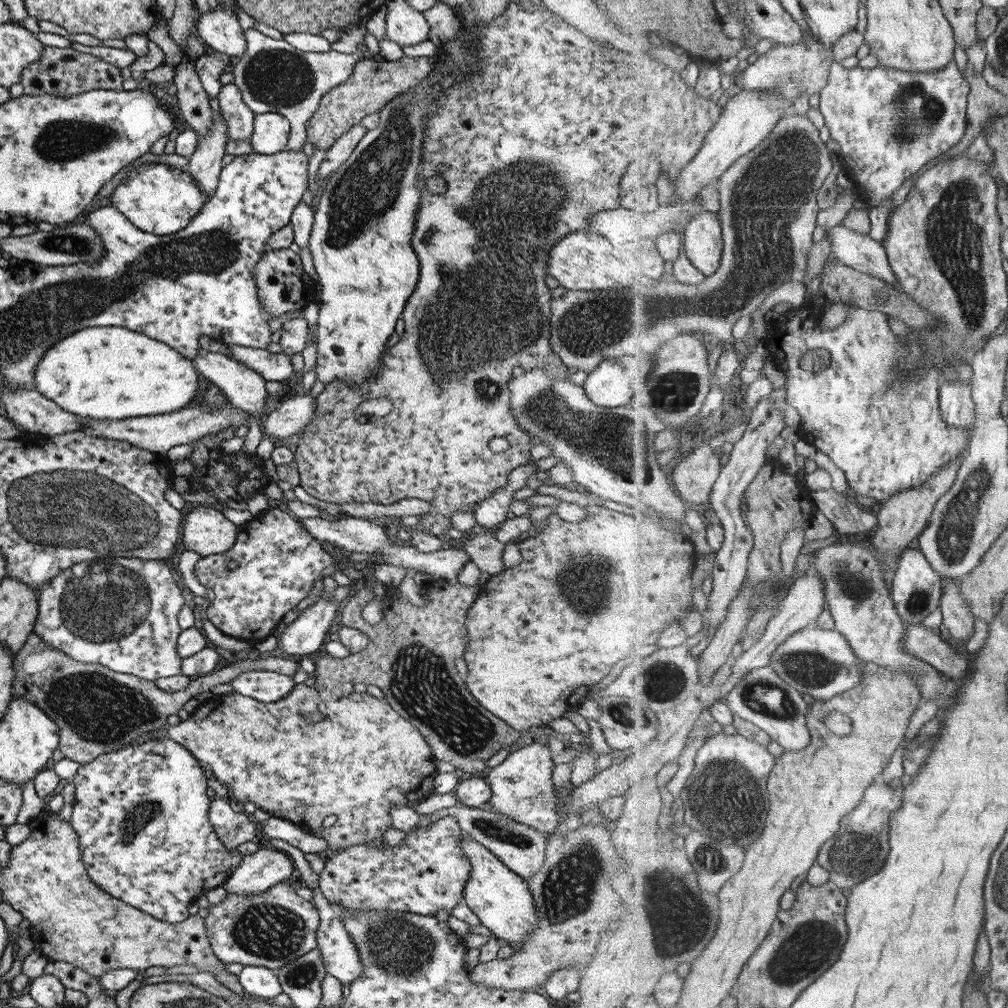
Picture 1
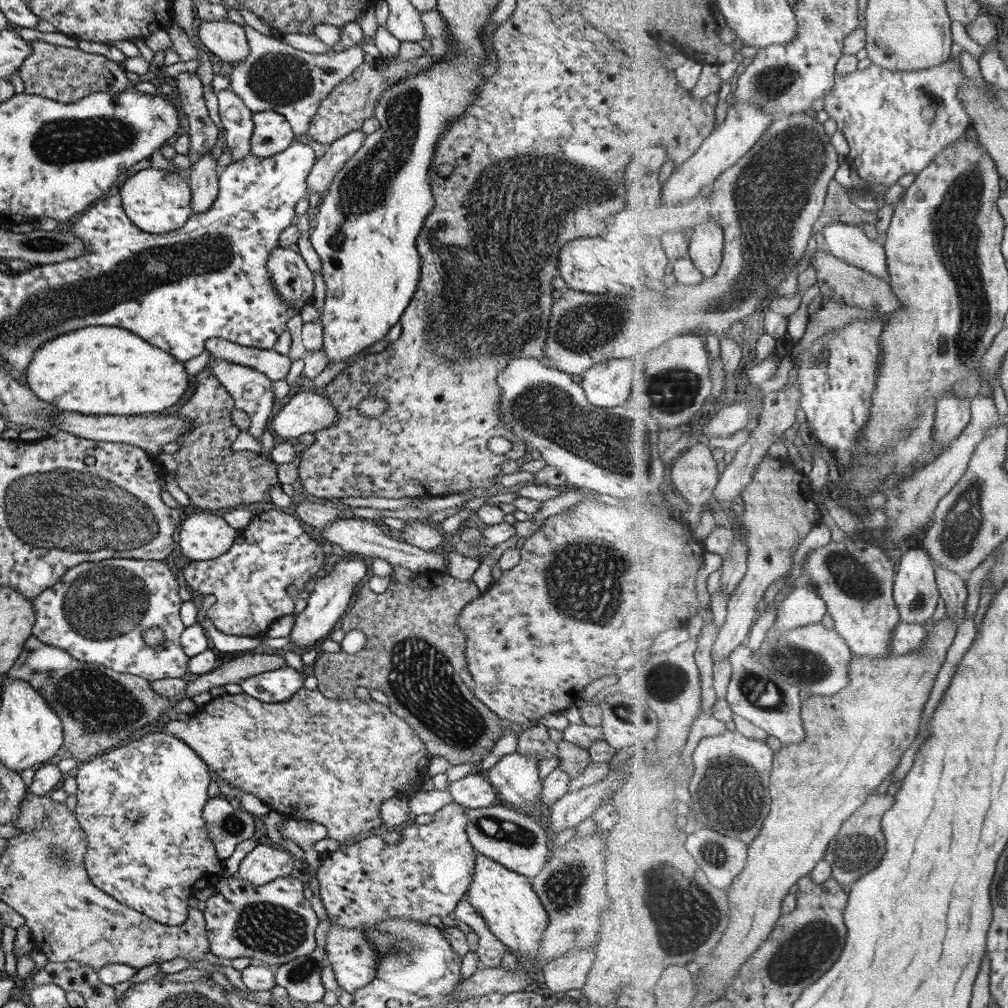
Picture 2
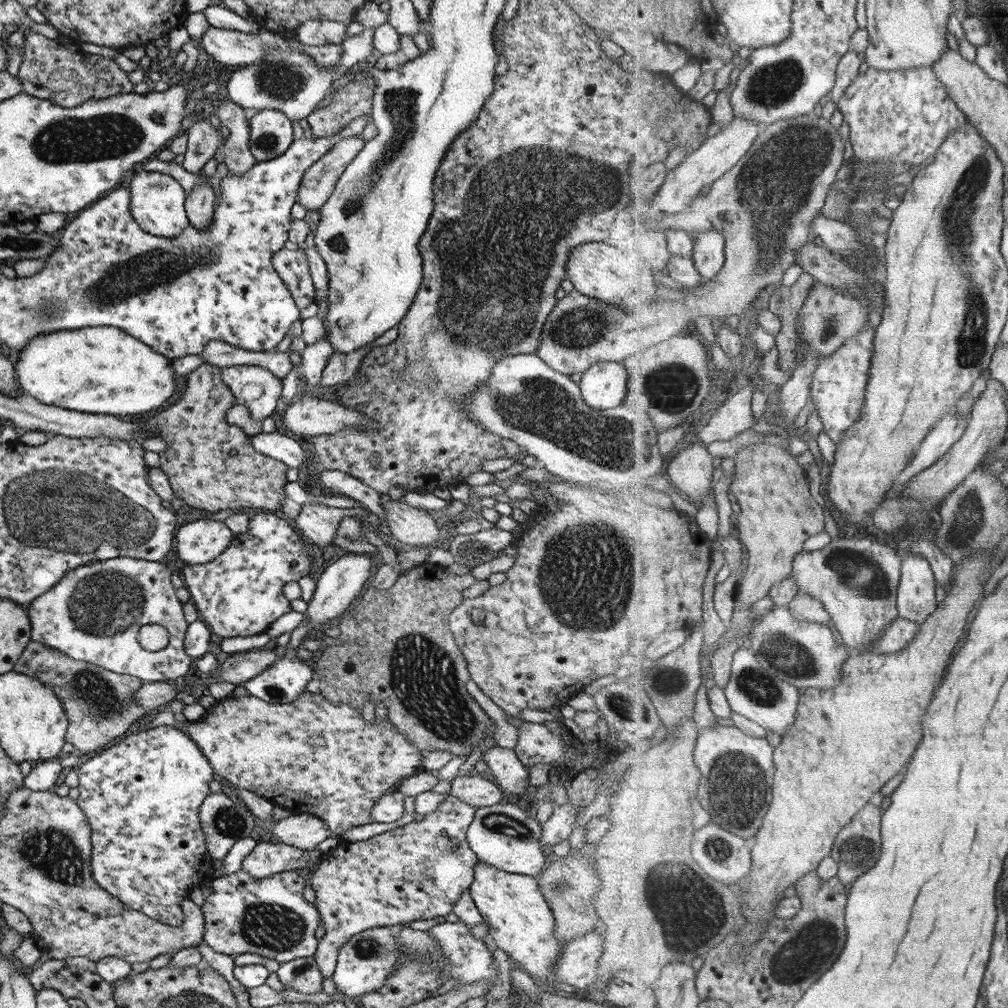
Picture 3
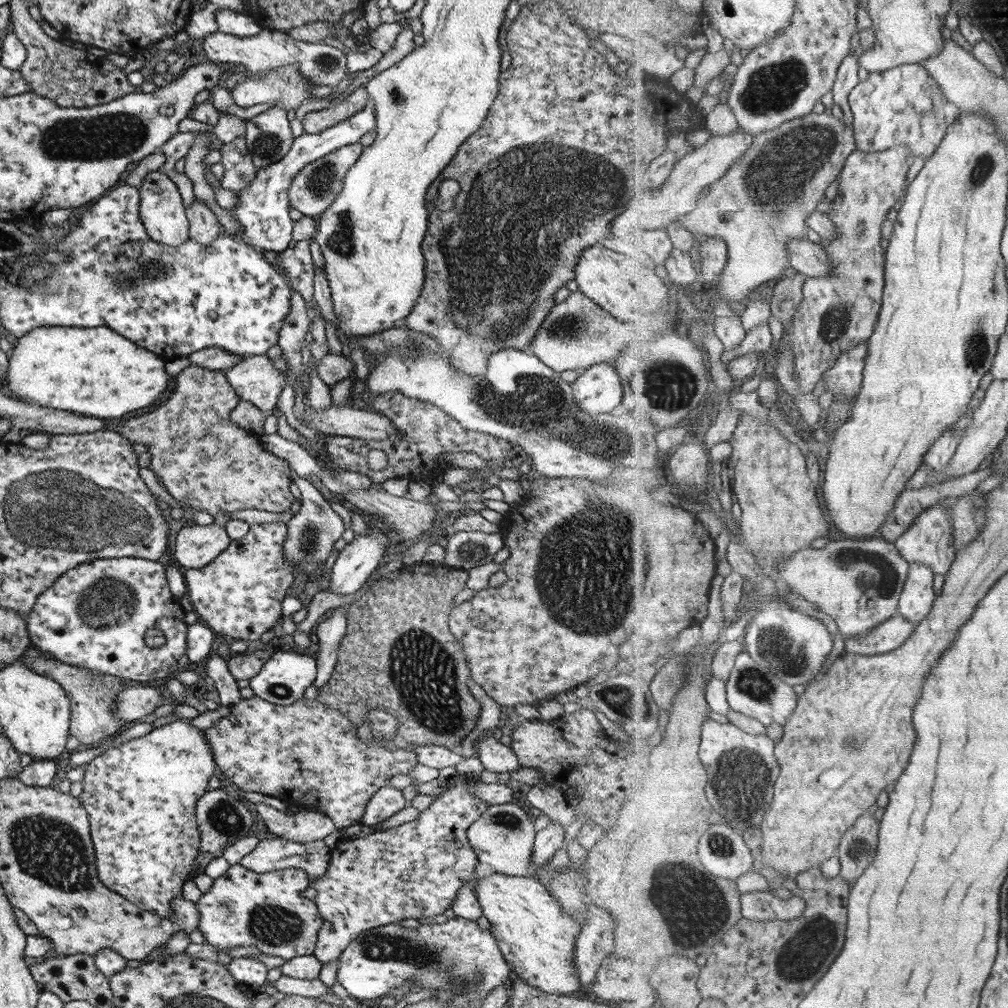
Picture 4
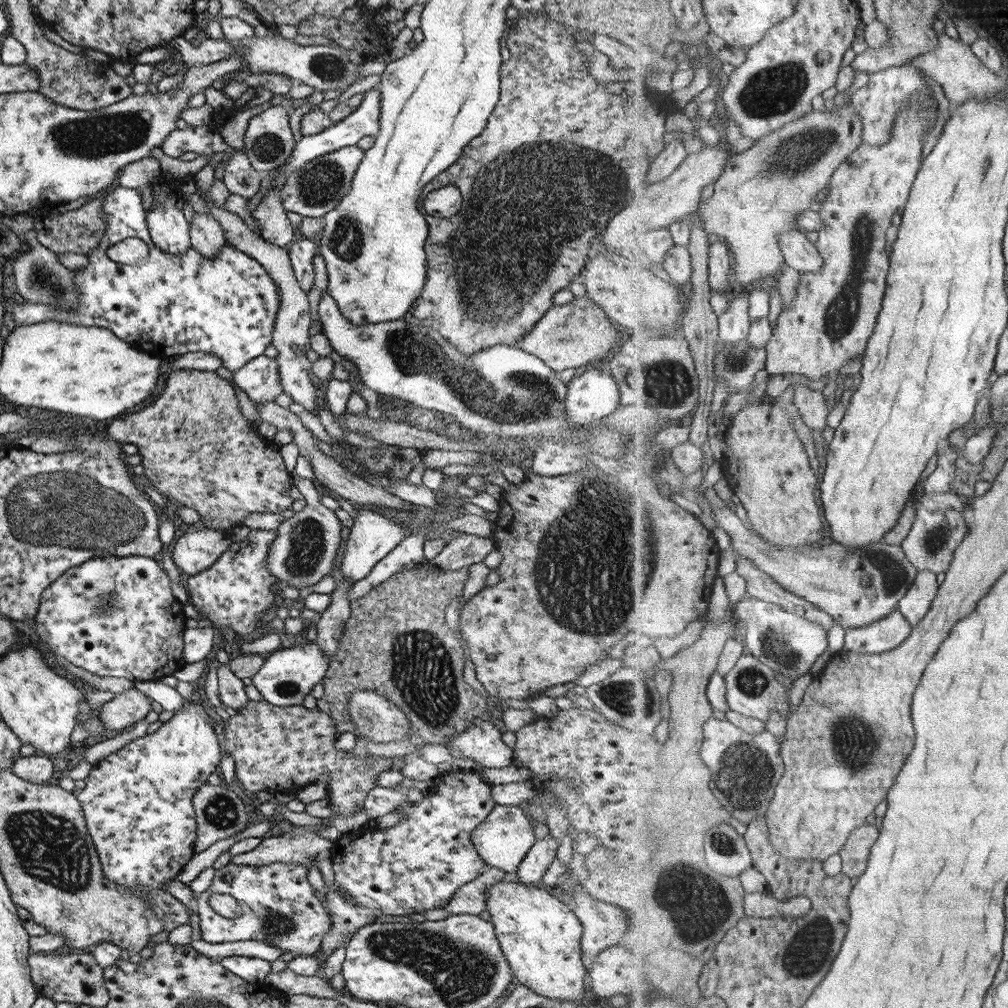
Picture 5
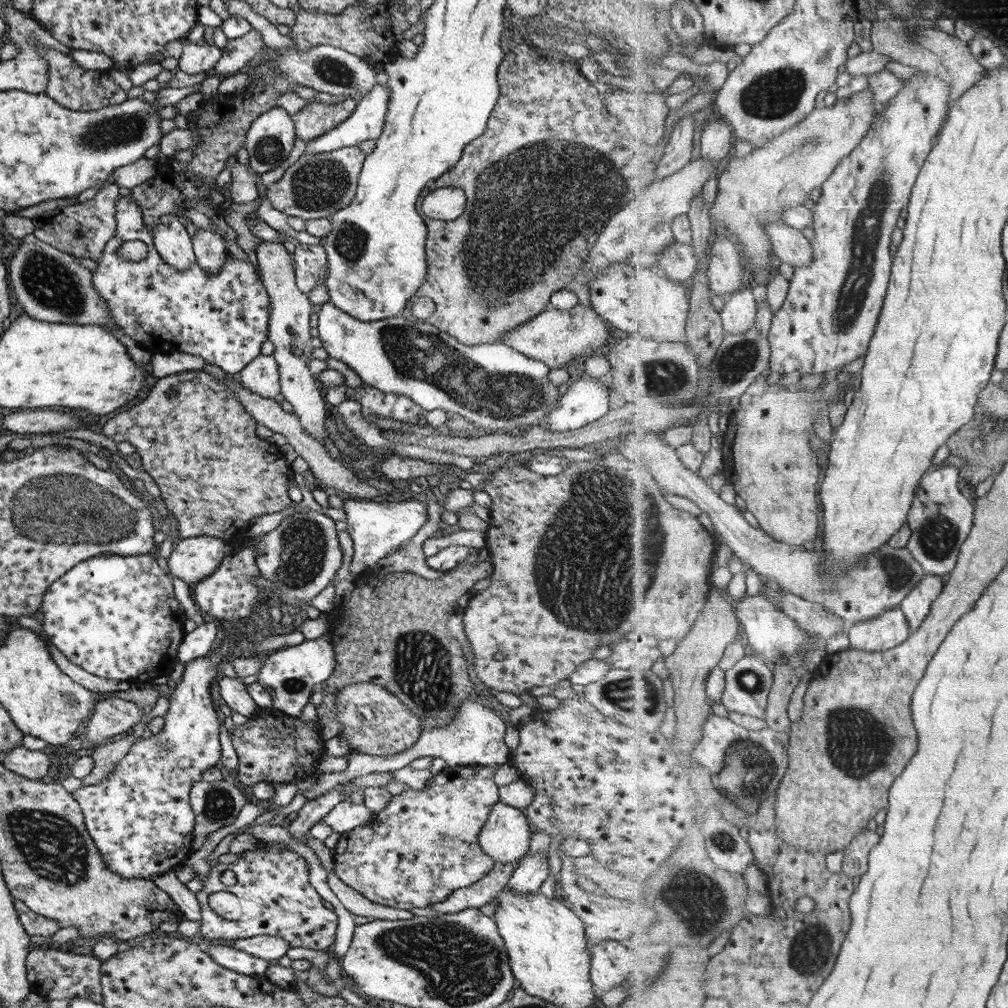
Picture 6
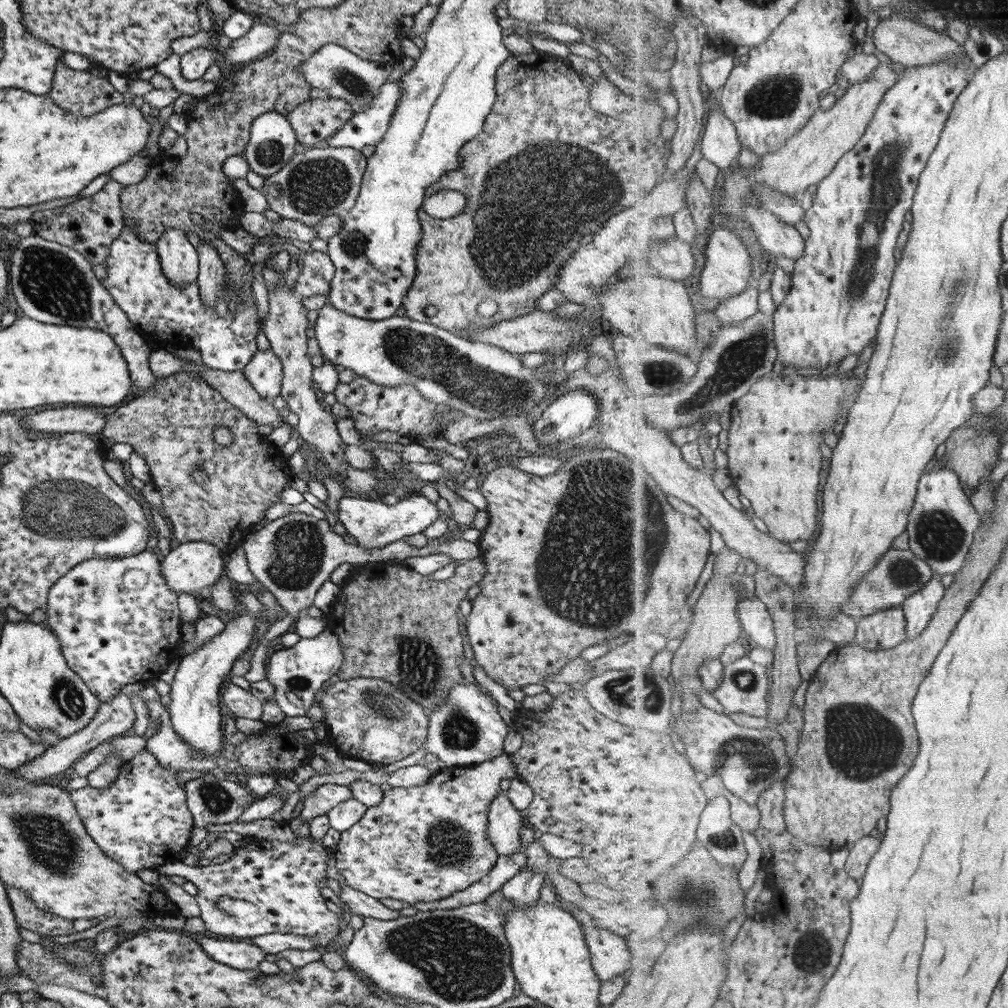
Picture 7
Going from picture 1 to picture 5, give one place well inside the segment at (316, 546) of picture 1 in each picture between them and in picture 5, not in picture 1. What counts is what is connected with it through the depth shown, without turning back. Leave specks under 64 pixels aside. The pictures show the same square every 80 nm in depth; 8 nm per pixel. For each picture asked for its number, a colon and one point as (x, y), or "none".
2: (244, 588)
3: (238, 593)
4: (237, 595)
5: (236, 588)

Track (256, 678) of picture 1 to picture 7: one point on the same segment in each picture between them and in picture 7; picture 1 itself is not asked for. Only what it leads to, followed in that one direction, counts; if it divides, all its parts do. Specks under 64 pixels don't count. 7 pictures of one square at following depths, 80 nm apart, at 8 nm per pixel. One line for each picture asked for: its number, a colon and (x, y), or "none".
2: (278, 685)
3: (283, 680)
4: (280, 681)
5: (285, 677)
6: (290, 674)
7: (297, 673)

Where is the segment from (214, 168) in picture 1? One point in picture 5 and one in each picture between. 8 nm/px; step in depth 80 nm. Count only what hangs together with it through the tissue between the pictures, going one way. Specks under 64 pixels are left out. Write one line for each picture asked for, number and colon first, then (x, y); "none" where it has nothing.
2: (202, 183)
3: (198, 204)
4: (203, 226)
5: (205, 235)

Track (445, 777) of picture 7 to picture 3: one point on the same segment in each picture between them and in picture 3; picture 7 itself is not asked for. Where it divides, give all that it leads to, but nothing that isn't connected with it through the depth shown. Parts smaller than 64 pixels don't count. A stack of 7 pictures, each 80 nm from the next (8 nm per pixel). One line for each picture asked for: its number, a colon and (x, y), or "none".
3: (417, 871)
4: (414, 870)
5: (417, 864)
6: (422, 846)

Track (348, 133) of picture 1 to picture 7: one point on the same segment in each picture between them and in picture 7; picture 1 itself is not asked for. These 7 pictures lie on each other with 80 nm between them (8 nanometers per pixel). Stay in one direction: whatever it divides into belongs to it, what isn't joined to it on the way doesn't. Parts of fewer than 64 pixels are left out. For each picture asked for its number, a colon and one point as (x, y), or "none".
2: (338, 152)
3: (318, 180)
4: (312, 189)
5: (316, 187)
6: (315, 186)
7: (322, 181)

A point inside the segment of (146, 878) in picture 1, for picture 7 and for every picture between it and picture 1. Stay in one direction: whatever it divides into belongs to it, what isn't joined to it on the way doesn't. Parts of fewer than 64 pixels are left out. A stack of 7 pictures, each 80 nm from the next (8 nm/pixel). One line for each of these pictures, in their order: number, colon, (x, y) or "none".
2: (139, 805)
3: (140, 795)
4: (139, 797)
5: (137, 801)
6: (139, 818)
7: (140, 821)

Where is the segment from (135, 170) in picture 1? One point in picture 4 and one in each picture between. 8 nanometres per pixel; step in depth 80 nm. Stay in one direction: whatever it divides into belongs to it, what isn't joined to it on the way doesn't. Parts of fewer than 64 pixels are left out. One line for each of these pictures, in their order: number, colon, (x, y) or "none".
2: (155, 201)
3: (156, 203)
4: (160, 211)

